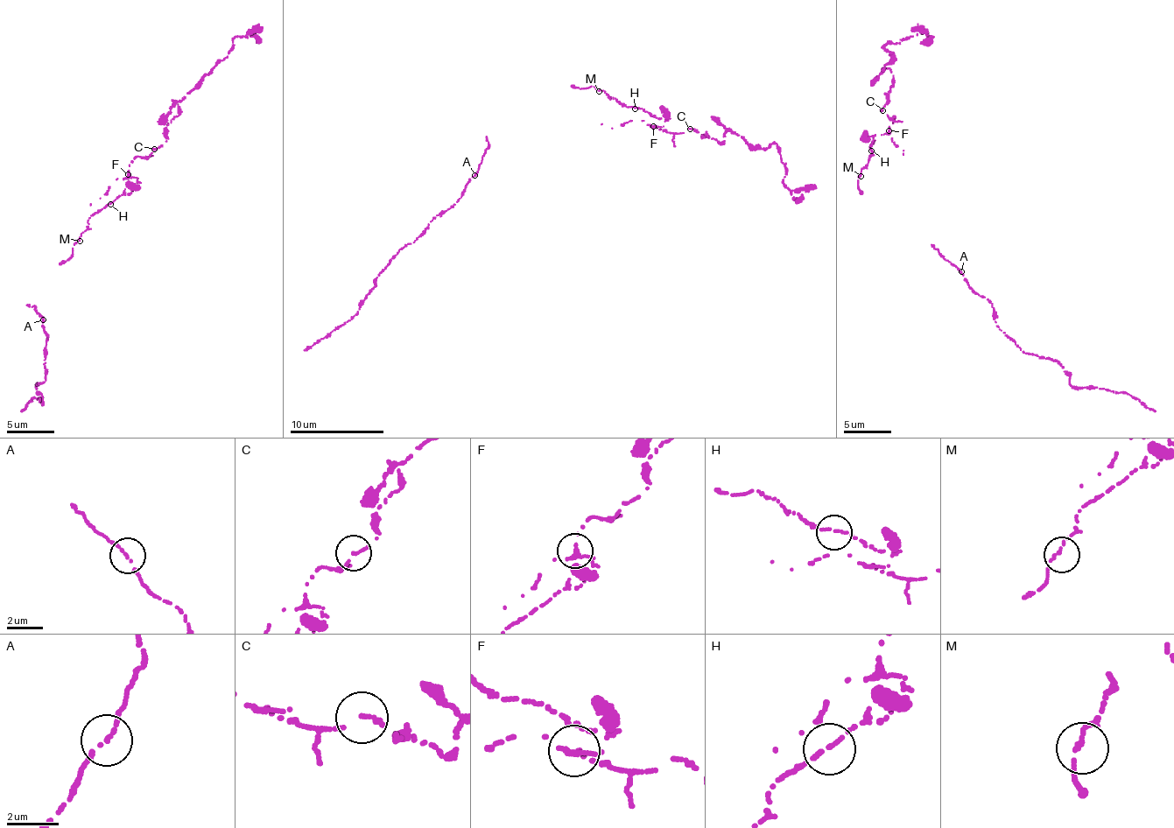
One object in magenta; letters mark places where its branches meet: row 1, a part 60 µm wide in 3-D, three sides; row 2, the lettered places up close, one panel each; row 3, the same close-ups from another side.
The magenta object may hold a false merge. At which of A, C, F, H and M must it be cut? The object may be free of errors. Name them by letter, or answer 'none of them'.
none of them

